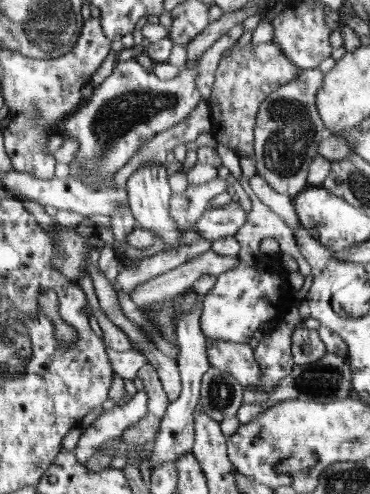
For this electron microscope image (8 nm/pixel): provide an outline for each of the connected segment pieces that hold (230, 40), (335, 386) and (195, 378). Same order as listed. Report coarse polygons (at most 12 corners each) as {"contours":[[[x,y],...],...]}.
{"contours":[[[232,26],[200,56],[198,88],[213,88],[222,53],[244,33]],[[326,353],[294,363],[266,402],[241,404],[250,423],[274,403],[302,399],[326,404],[351,396],[348,359]],[[204,295],[177,319],[182,390],[162,415],[150,470],[194,446],[194,410],[211,367]]]}

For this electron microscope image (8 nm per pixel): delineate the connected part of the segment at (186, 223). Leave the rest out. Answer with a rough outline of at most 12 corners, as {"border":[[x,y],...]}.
{"border":[[226,179],[189,184],[169,208],[178,228],[193,229]]}

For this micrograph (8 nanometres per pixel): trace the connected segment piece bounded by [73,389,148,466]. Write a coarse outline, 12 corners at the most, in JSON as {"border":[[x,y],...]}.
{"border":[[148,394],[100,415],[73,450],[84,466],[102,443],[120,437],[148,413]]}

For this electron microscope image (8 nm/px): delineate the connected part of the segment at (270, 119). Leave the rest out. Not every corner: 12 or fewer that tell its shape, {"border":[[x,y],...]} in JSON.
{"border":[[303,71],[260,104],[256,174],[305,190],[331,136],[315,104],[323,73]]}

